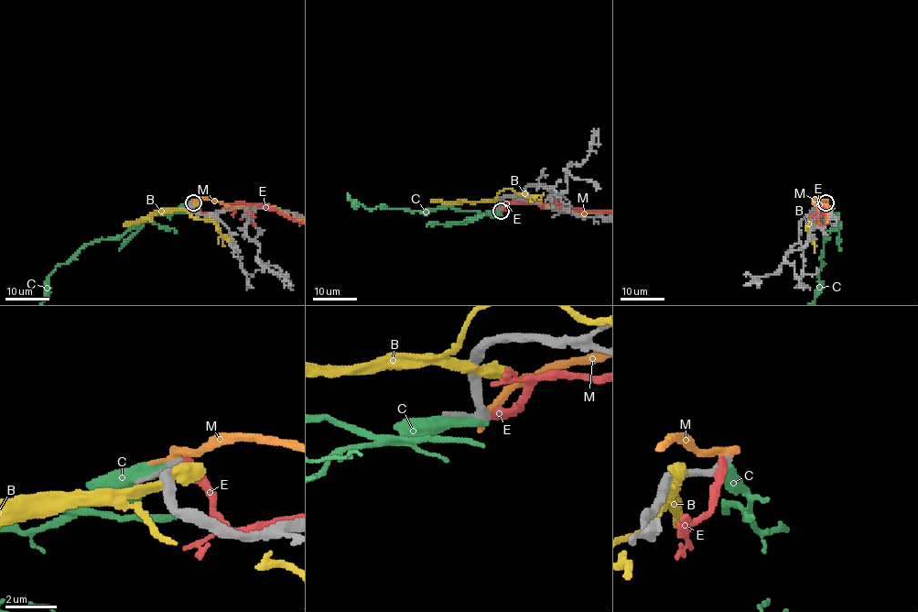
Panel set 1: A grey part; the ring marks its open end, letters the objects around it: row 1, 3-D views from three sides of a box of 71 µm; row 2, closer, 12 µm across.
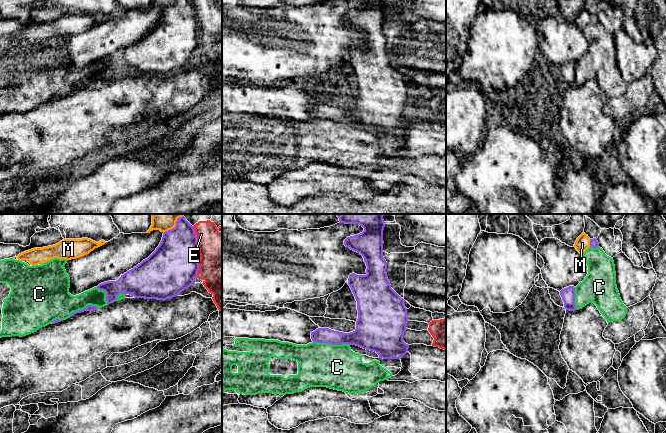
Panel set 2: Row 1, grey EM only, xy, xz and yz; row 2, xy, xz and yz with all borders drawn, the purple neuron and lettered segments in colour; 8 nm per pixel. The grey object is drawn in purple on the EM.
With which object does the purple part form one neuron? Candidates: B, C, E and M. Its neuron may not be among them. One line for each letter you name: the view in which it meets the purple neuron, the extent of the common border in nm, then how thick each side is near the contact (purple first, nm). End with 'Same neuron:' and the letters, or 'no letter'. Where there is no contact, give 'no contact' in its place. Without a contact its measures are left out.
Same neuron: no letter

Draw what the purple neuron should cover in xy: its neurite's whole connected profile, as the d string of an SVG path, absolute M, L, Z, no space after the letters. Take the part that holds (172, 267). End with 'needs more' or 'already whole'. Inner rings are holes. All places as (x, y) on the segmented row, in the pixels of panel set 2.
M182 216L173 229L163 233L159 246L147 259L117 281L101 283L97 288L106 292L108 304L120 293L135 298L166 300L178 296L194 283L199 259L195 230Z; already whole

